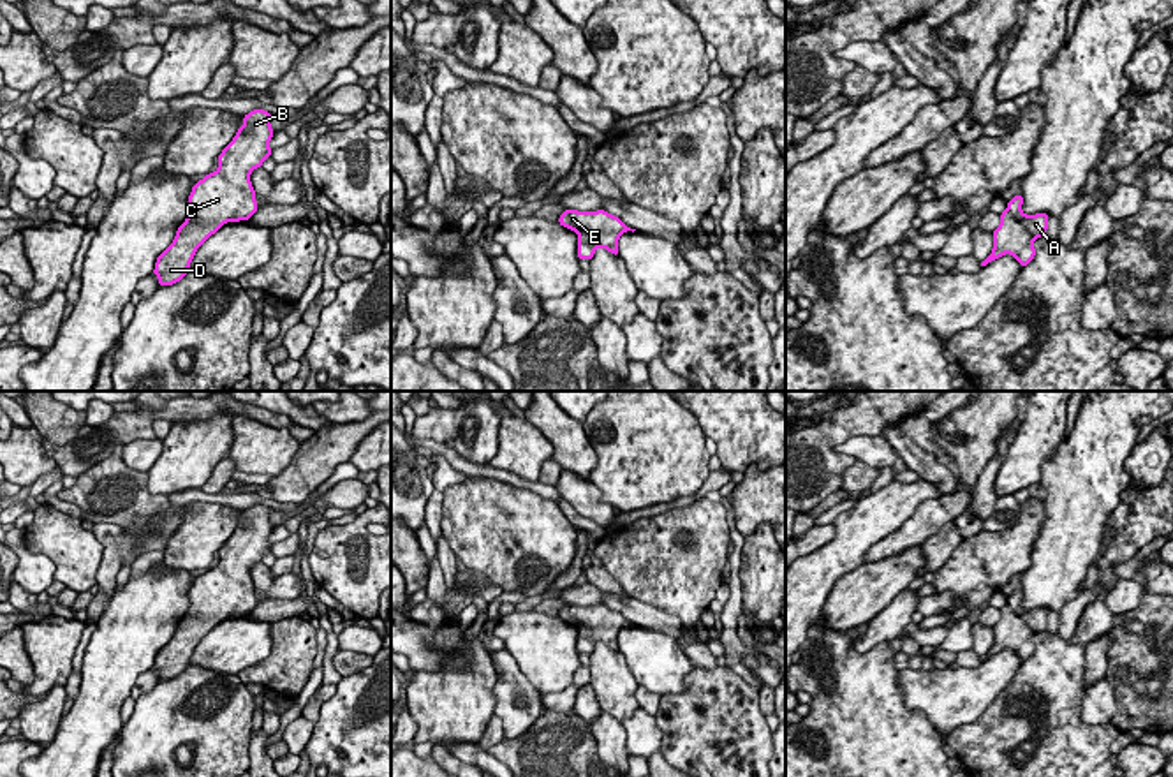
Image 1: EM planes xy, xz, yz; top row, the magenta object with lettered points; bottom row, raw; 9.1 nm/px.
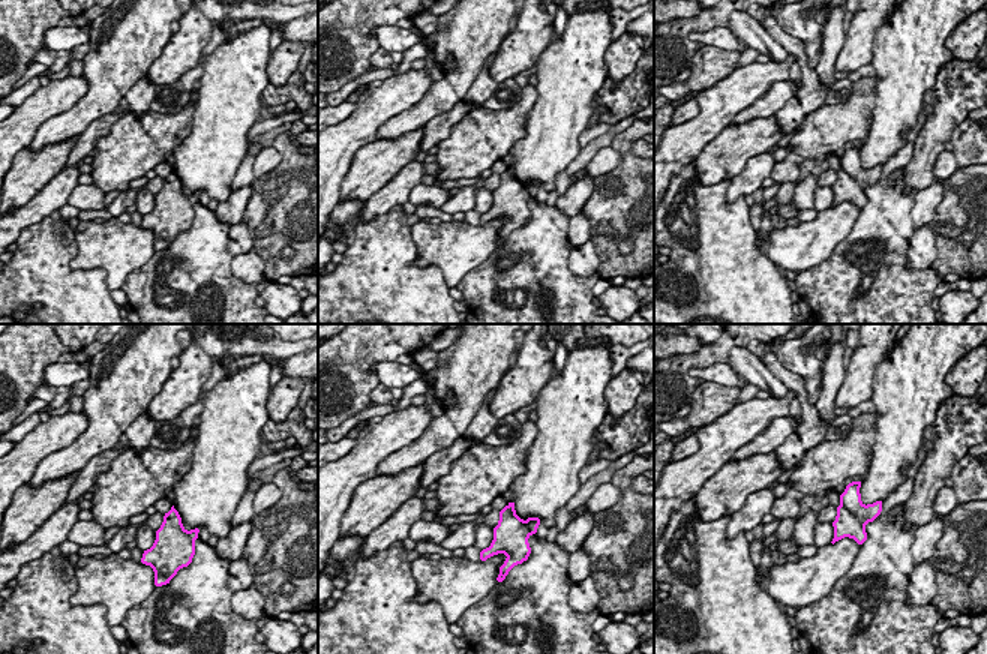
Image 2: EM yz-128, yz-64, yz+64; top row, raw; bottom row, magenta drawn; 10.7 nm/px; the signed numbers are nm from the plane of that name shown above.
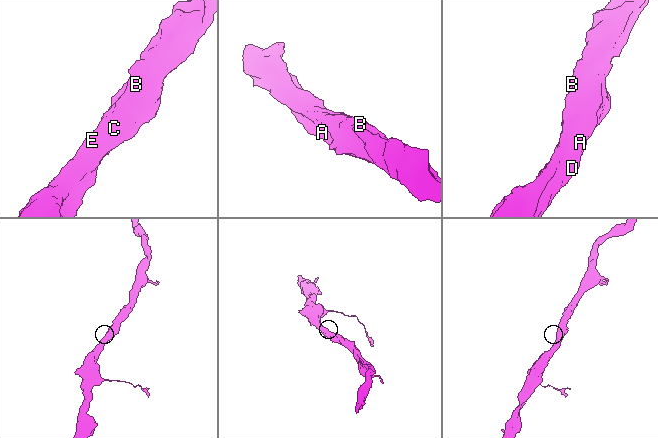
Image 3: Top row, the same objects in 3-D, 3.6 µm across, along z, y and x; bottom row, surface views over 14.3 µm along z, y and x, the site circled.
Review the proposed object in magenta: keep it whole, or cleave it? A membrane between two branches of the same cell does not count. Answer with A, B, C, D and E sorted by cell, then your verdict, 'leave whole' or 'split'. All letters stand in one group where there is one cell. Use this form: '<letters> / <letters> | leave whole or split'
A B C D E | leave whole

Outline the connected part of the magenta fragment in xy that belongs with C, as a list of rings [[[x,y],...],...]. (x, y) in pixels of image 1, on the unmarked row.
[[[254,504],[243,511],[232,536],[218,550],[218,564],[196,576],[188,590],[190,606],[173,638],[157,652],[159,680],[180,677],[197,643],[227,617],[248,615],[257,606],[250,567],[271,551],[271,507]]]

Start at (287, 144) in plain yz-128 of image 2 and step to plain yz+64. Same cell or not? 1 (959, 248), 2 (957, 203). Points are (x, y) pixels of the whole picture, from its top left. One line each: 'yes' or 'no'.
1: yes
2: yes

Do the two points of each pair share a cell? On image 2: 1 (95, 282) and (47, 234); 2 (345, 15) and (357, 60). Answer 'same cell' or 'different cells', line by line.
1: same cell
2: same cell

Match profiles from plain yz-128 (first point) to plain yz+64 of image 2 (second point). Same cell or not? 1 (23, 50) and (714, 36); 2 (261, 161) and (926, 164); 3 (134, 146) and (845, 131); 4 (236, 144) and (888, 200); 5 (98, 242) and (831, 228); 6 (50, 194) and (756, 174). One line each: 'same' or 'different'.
1: different
2: different
3: same
4: different
5: same
6: same

